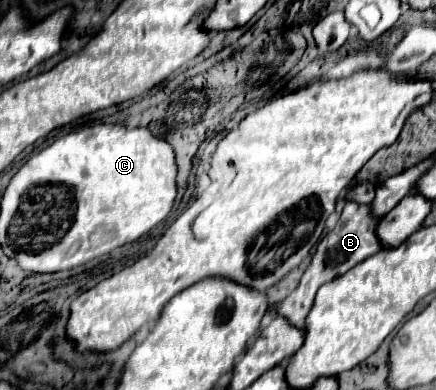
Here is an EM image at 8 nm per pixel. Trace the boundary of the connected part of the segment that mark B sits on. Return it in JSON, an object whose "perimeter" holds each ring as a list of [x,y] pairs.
{"perimeter":[[[352,201],[346,203],[342,215],[340,215],[340,221],[338,225],[318,243],[316,247],[316,253],[310,261],[310,265],[306,267],[298,287],[294,293],[290,293],[280,305],[278,305],[278,315],[284,317],[290,325],[294,327],[300,327],[302,321],[306,319],[306,313],[310,313],[312,309],[312,301],[314,301],[314,295],[316,291],[326,283],[326,281],[332,281],[334,277],[340,277],[344,275],[346,271],[350,271],[354,265],[362,263],[366,257],[378,253],[382,247],[380,247],[380,241],[376,239],[376,229],[378,221],[370,215],[370,207],[368,205],[354,205]]]}

